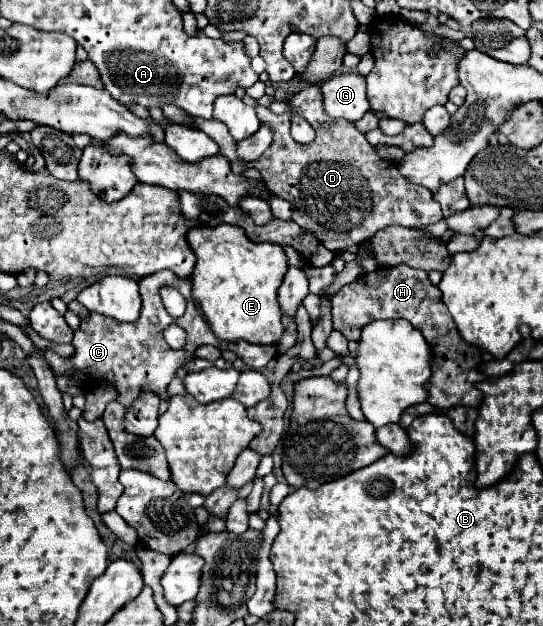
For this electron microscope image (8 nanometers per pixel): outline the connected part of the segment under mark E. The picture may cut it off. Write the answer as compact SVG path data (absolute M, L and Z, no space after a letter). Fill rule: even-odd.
M218 225L218 227L194 227L188 231L188 243L196 253L196 267L192 273L192 295L194 301L200 305L210 329L214 335L220 337L236 337L224 341L238 341L242 337L248 343L258 345L276 345L284 333L282 325L282 309L278 305L278 287L282 285L286 273L286 255L280 245L258 245L242 233L236 225Z

